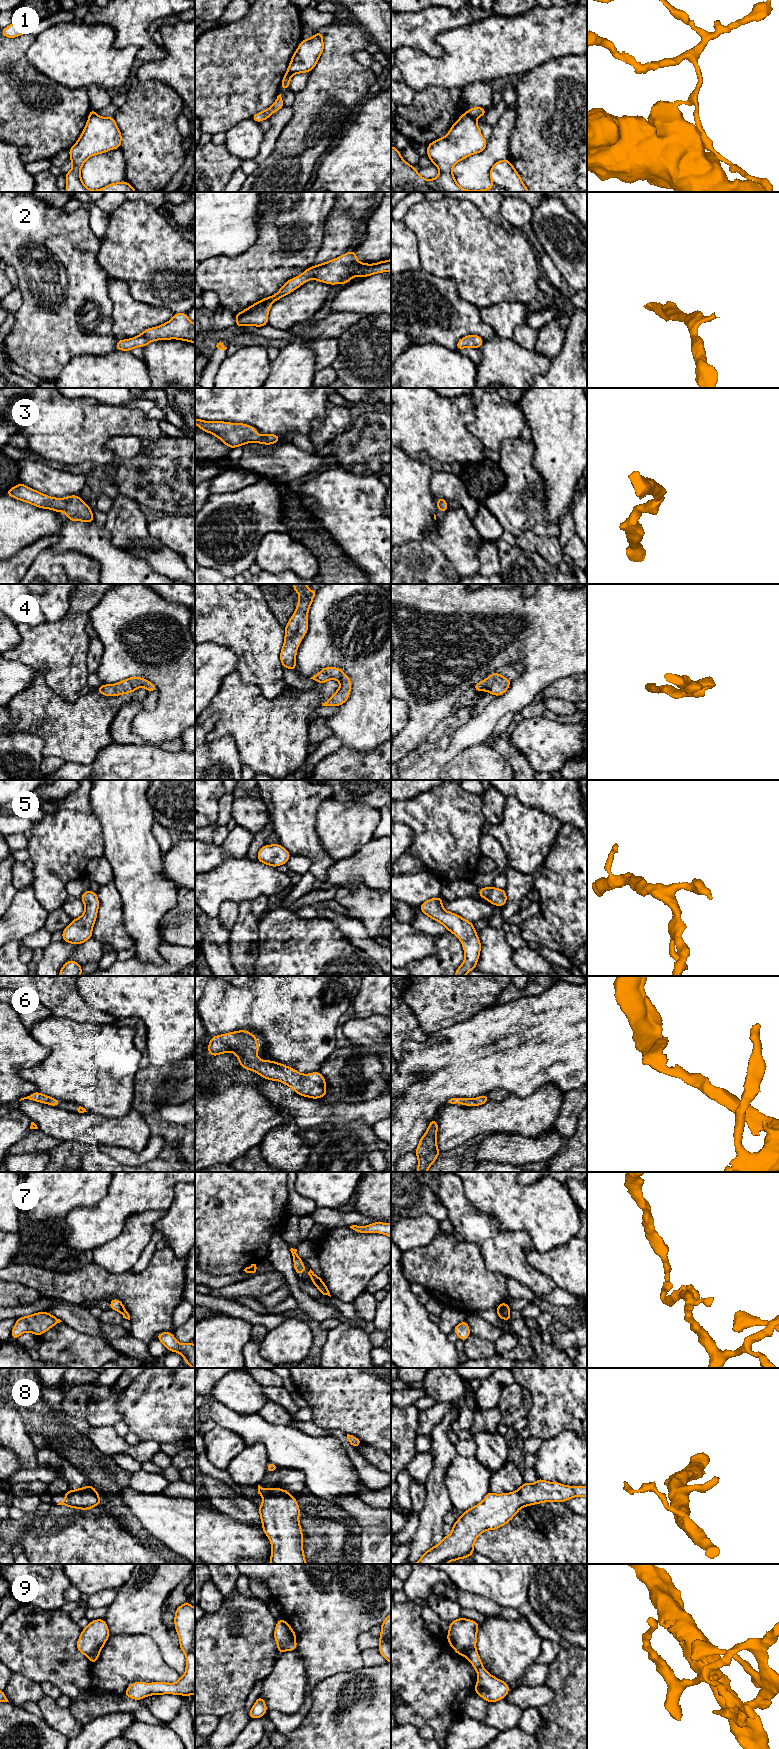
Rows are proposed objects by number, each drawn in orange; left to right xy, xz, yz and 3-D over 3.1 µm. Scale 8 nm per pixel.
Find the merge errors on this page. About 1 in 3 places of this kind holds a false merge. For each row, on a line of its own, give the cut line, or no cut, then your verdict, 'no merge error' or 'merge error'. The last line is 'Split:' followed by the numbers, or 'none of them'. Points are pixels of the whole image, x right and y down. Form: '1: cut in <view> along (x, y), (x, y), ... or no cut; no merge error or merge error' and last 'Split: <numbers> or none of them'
1: cut in yz along (466, 112), (474, 119); merge error
2: no cut; no merge error
3: no cut; no merge error
4: no cut; no merge error
5: no cut; no merge error
6: no cut; no merge error
7: cut in xz along (319, 1278), (315, 1284); merge error
8: no cut; no merge error
9: cut in xz along (295, 1641), (289, 1642), (283, 1650); merge error
Split: 1, 7, 9

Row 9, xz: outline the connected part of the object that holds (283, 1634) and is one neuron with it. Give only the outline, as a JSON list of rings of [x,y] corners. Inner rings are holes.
[[[277,1620],[274,1631],[274,1639],[277,1642],[278,1654],[284,1652],[284,1648],[288,1643],[296,1642],[296,1634],[290,1625],[284,1620]]]

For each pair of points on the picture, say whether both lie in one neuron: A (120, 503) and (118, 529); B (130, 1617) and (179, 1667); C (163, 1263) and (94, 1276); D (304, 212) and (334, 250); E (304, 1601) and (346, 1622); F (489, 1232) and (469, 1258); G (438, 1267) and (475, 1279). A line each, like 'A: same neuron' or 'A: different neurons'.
A: same neuron
B: same neuron
C: same neuron
D: different neurons
E: same neuron
F: different neurons
G: same neuron

